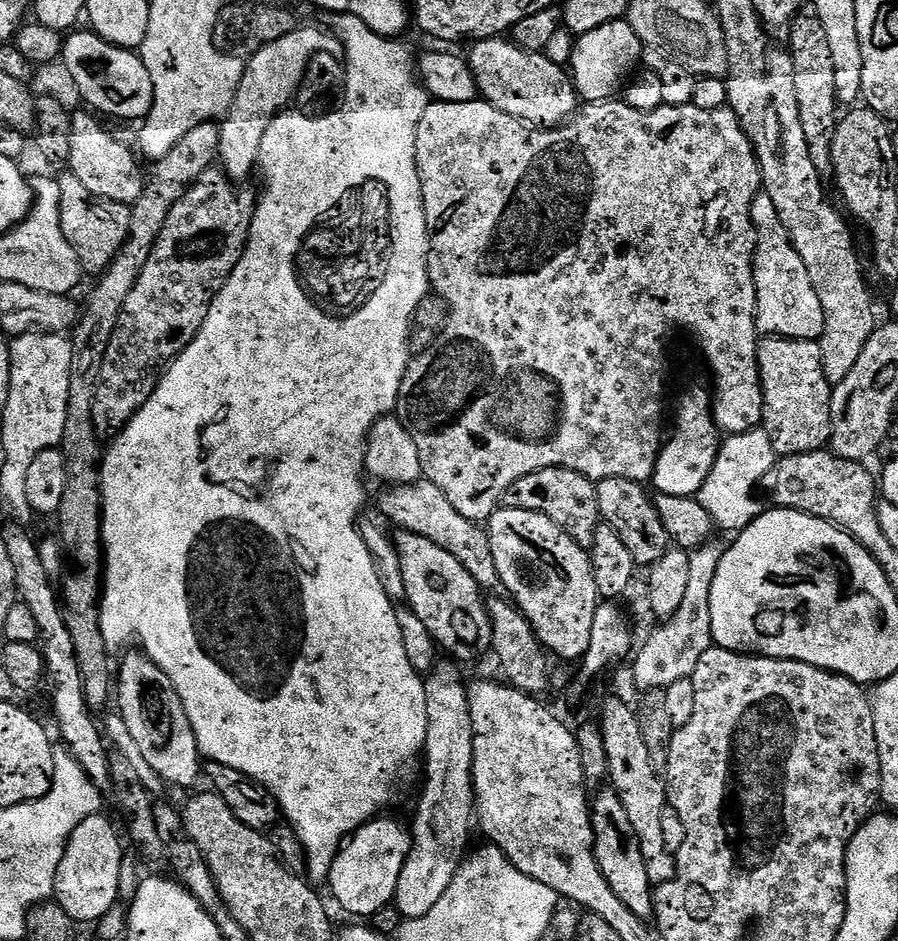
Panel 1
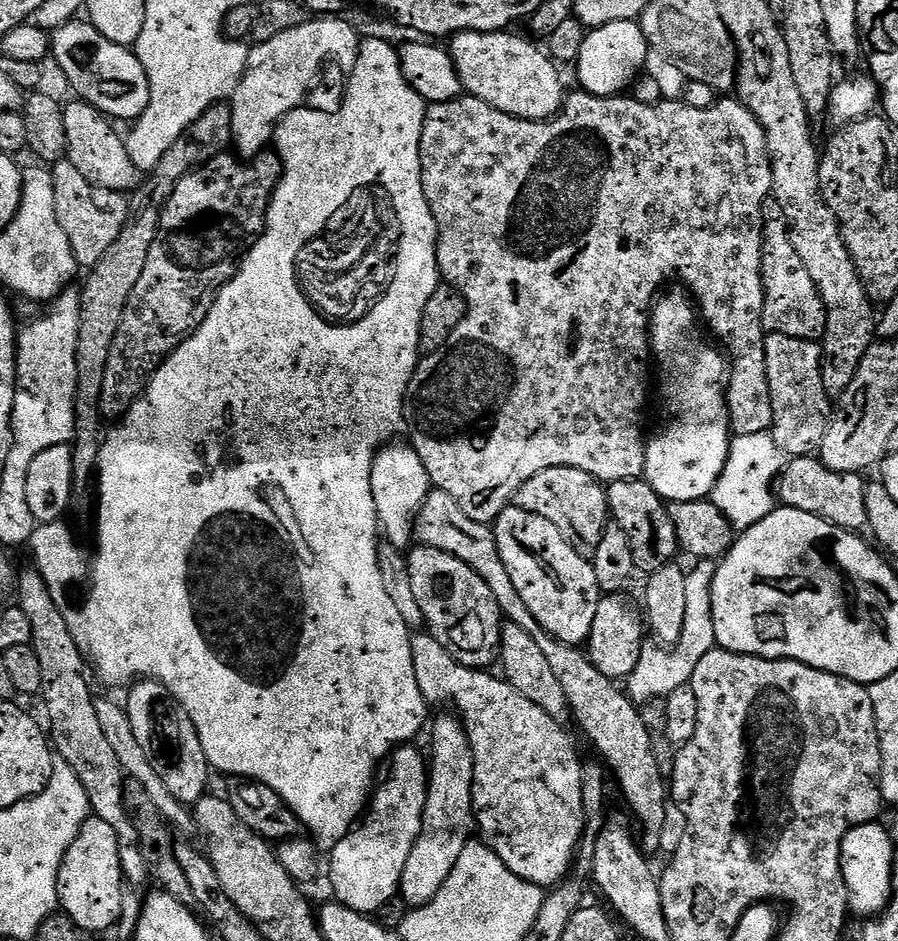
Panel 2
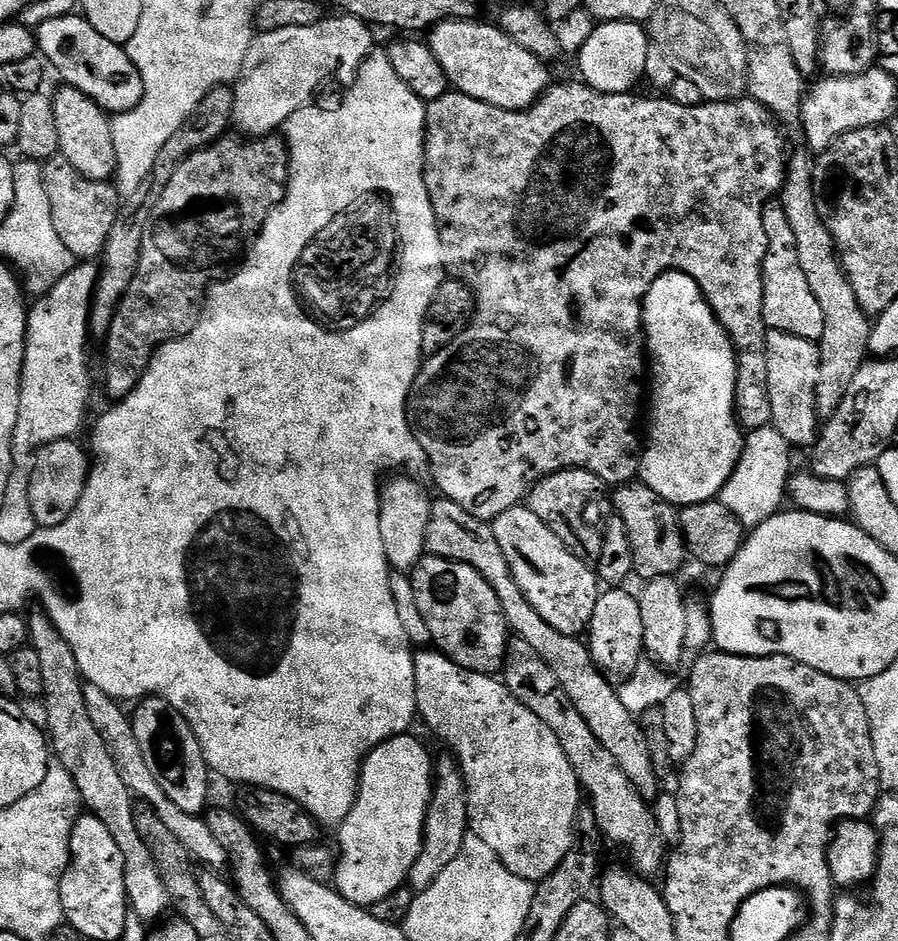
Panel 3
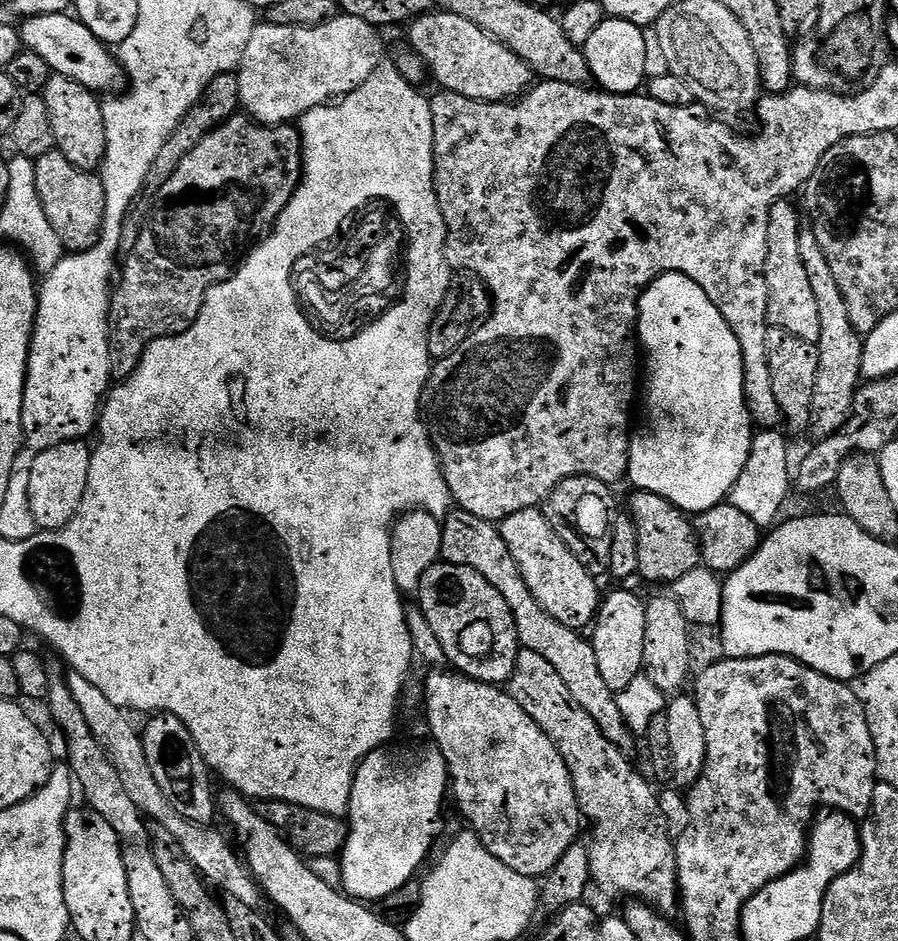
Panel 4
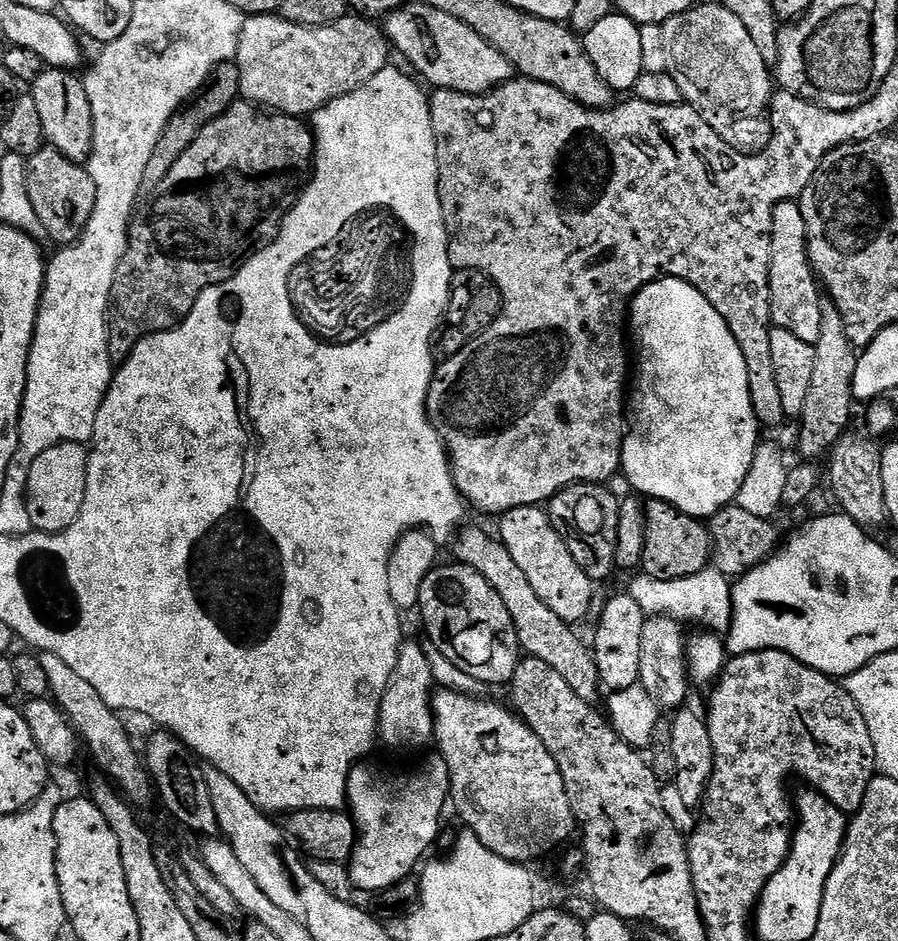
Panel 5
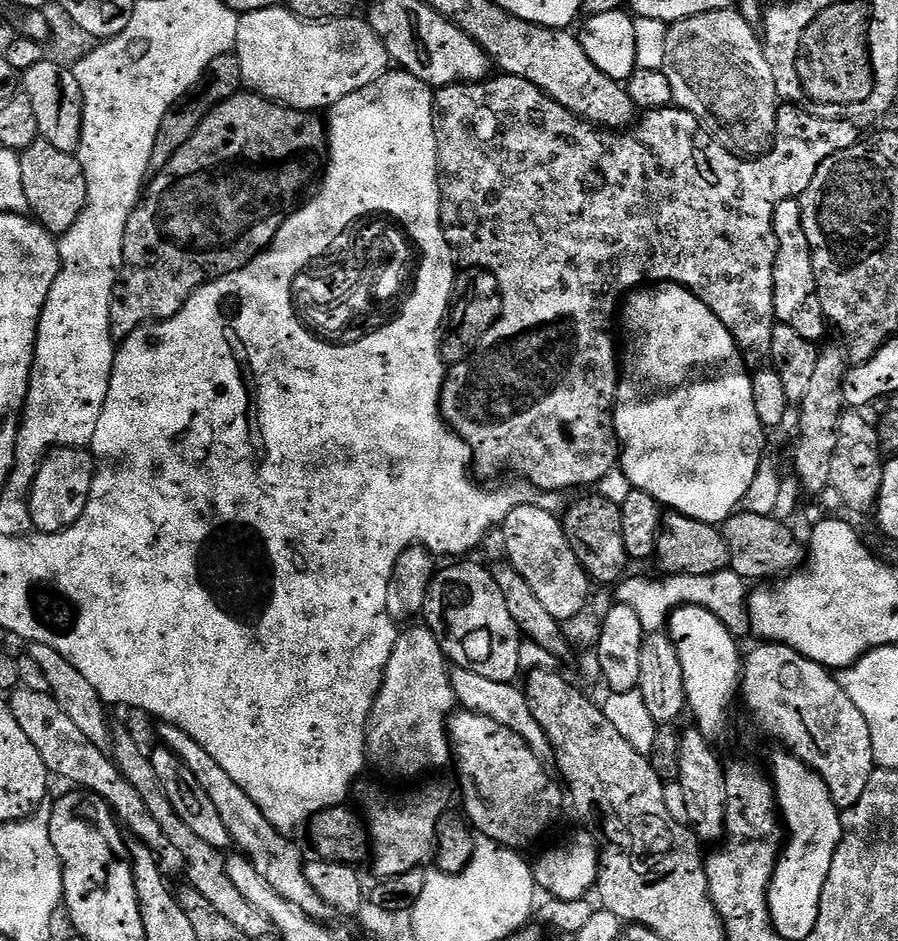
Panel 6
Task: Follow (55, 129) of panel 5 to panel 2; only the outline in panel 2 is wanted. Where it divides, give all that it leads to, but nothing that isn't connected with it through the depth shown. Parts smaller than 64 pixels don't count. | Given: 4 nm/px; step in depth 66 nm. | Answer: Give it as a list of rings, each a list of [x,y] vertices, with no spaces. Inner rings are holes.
[[[73,99],[73,104],[65,103],[64,121],[66,122],[66,146],[68,154],[66,159],[74,162],[78,170],[94,186],[114,190],[125,194],[131,193],[140,187],[142,173],[139,168],[130,162],[128,145],[123,135],[119,136],[112,127],[113,121],[98,111],[92,104],[84,100]]]

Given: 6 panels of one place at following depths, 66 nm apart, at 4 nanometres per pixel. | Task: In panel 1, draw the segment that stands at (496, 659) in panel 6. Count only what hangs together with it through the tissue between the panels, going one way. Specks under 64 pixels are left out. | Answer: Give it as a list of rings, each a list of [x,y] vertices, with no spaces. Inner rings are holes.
[[[400,530],[394,539],[406,585],[404,600],[407,607],[422,618],[422,626],[430,630],[437,645],[443,651],[445,648],[453,652],[457,661],[472,660],[483,652],[487,653],[492,646],[492,623],[488,617],[485,593],[470,570],[466,570],[454,554],[446,554],[446,550],[442,550],[442,546],[434,546],[430,538],[422,538],[422,534]]]

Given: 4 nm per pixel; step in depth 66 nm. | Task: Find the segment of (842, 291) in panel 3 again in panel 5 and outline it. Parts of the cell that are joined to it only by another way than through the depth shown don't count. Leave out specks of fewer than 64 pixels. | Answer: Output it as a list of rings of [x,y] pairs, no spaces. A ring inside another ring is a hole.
[[[821,299],[822,334],[814,345],[814,375],[810,377],[810,391],[806,393],[806,406],[798,418],[800,424],[800,452],[808,462],[820,462],[835,448],[837,442],[849,431],[848,423],[852,420],[852,383],[858,359],[857,349],[852,347],[842,322],[831,299]]]

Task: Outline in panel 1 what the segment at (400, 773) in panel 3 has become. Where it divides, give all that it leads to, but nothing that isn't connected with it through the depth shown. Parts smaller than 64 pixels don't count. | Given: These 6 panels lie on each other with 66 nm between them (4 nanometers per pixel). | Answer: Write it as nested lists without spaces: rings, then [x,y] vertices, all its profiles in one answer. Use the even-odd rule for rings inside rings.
[[[377,818],[375,820],[369,820],[367,824],[363,824],[357,832],[352,833],[344,841],[342,847],[336,853],[336,857],[332,863],[332,869],[326,881],[327,887],[332,887],[333,898],[350,915],[356,916],[352,918],[370,918],[378,910],[382,910],[382,906],[386,906],[395,901],[396,891],[398,890],[398,874],[402,874],[404,857],[412,849],[411,831],[405,825],[403,828],[396,820],[383,819]]]

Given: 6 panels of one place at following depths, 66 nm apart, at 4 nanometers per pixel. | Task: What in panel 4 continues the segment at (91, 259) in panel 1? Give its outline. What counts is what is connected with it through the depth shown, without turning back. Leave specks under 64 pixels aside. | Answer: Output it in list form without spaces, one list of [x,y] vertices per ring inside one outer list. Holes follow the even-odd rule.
[[[55,150],[42,154],[42,158],[35,161],[42,210],[46,210],[46,218],[50,218],[50,226],[54,226],[58,238],[62,238],[65,249],[74,253],[93,248],[100,237],[106,214],[106,190],[99,175],[96,172],[83,172],[74,166],[74,162],[70,162],[70,158]]]

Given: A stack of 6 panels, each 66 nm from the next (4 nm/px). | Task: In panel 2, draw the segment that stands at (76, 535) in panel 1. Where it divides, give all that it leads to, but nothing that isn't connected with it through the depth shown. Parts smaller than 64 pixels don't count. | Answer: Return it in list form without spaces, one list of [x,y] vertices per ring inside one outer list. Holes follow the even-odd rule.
[[[221,102],[210,106],[185,130],[162,154],[158,166],[147,173],[140,187],[135,189],[130,200],[130,218],[124,229],[114,238],[114,246],[102,254],[102,258],[87,273],[84,288],[80,294],[80,325],[78,326],[78,386],[76,387],[76,434],[72,444],[74,470],[72,471],[72,495],[78,509],[84,508],[88,500],[84,495],[88,487],[94,484],[96,459],[100,457],[102,443],[102,417],[100,414],[100,395],[102,394],[102,378],[106,378],[106,358],[110,358],[110,346],[114,346],[114,334],[118,334],[118,326],[122,326],[122,314],[126,310],[126,302],[130,302],[130,294],[134,294],[134,285],[142,278],[142,270],[148,261],[150,246],[154,246],[156,231],[160,229],[160,211],[170,198],[174,186],[186,174],[202,167],[215,156],[225,151],[232,141],[232,110],[227,103]]]

